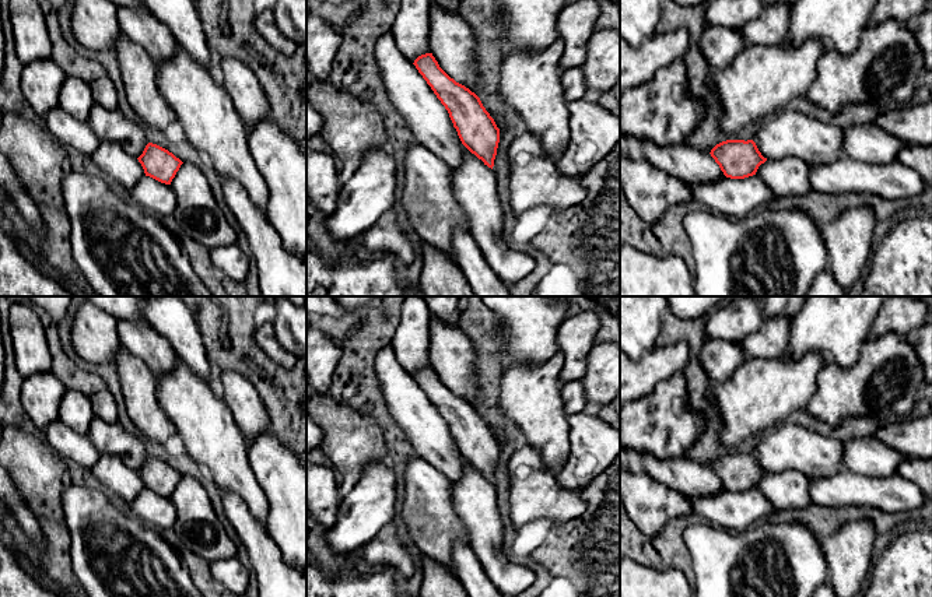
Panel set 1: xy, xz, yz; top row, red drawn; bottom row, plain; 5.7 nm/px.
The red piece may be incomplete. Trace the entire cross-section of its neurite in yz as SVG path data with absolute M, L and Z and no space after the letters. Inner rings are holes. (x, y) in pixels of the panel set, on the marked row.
M726 140L716 144L709 154L723 175L730 179L753 176L767 161L753 140Z

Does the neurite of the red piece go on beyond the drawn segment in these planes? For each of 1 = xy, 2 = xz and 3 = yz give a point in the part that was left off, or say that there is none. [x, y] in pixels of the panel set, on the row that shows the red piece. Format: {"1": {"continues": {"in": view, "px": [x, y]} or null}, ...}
{"1": {"continues": null}, "2": {"continues": null}, "3": {"continues": null}}

